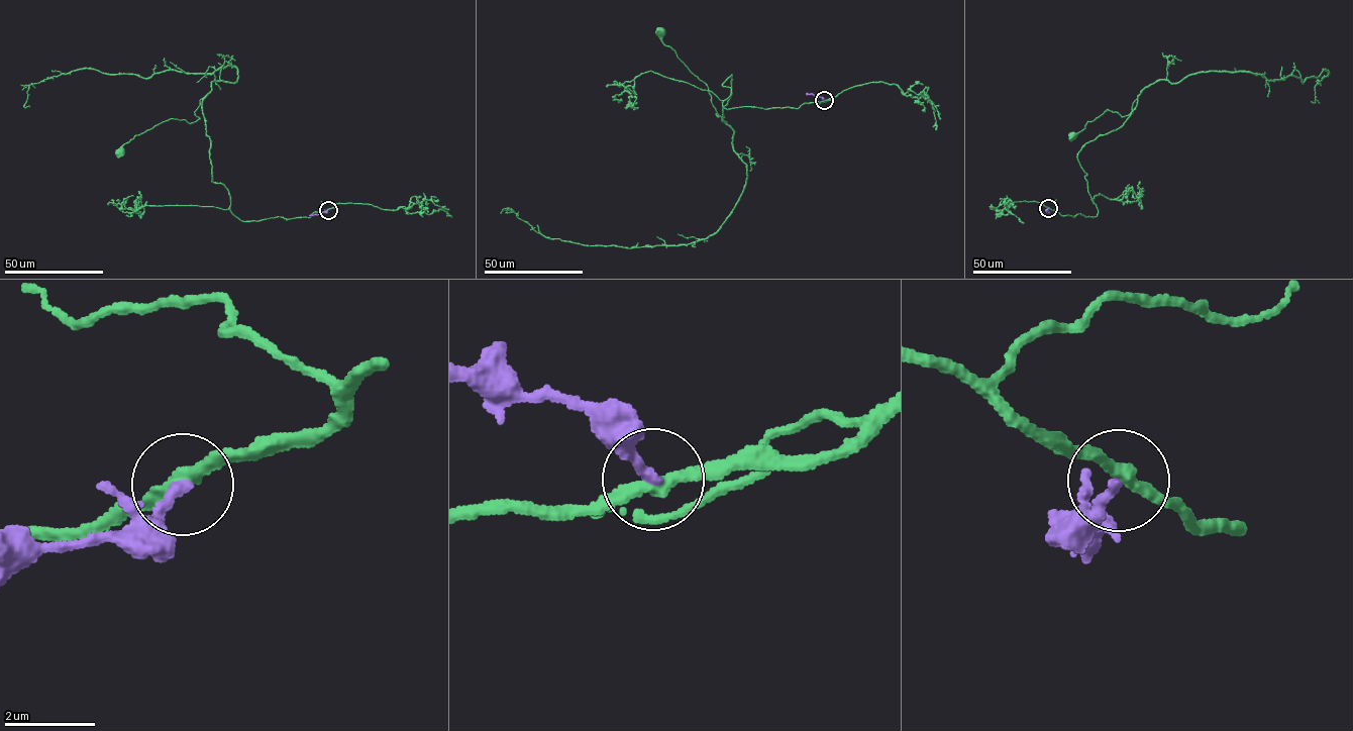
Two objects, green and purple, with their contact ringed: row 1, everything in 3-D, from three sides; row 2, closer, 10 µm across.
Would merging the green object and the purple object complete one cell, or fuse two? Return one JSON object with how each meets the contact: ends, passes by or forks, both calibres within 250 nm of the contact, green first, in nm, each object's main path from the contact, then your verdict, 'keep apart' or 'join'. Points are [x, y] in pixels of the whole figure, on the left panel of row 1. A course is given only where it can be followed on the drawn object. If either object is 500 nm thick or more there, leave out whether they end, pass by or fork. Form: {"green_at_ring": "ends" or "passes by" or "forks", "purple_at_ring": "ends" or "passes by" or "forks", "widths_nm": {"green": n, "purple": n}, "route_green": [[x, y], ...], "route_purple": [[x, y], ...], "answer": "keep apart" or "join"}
{"green_at_ring": "passes by", "purple_at_ring": "ends", "widths_nm": {"green": 280, "purple": 240}, "route_green": [[328, 209], [239, 220], [228, 189], [213, 182], [202, 99], [196, 121], [163, 121], [117, 151]], "route_purple": [[328, 210], [309, 215]], "answer": "keep apart"}

